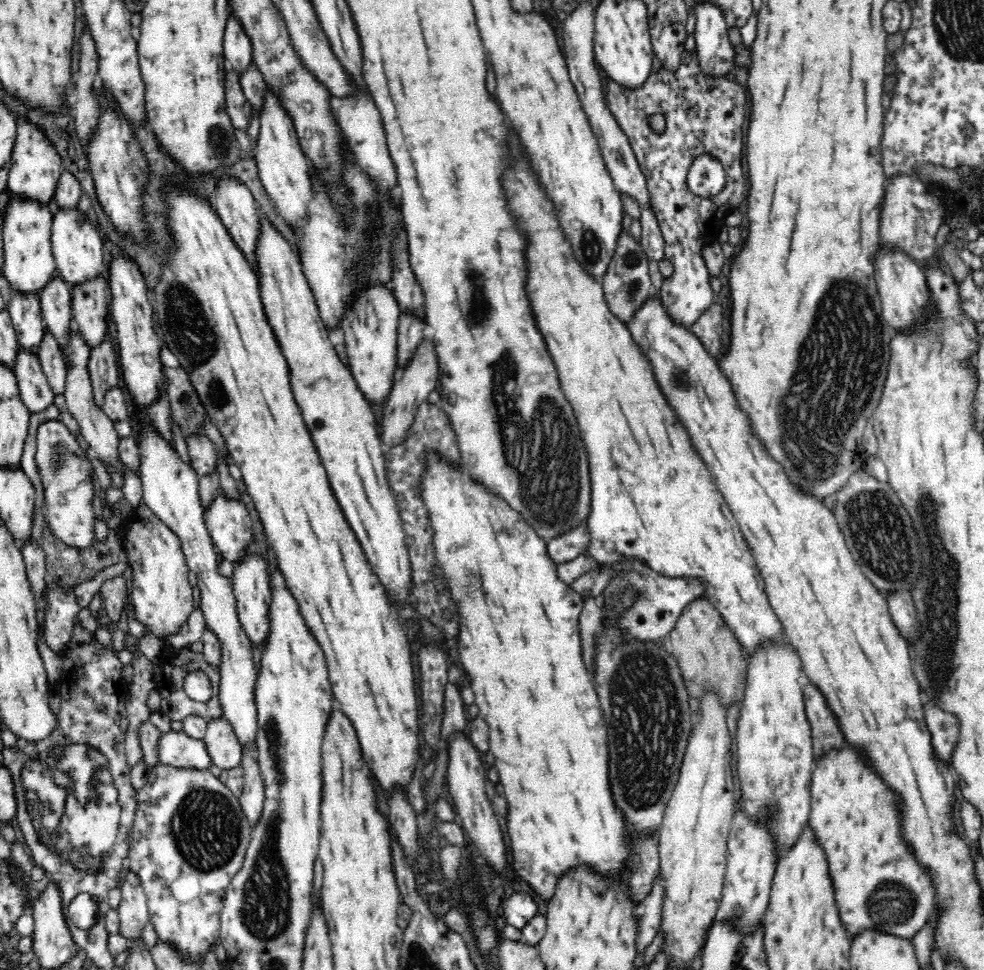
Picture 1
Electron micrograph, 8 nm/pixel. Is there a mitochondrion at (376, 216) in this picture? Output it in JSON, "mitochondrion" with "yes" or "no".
{"mitochondrion":"yes"}

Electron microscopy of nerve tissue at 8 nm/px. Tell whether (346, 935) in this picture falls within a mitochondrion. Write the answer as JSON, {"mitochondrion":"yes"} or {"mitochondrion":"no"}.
{"mitochondrion":"no"}

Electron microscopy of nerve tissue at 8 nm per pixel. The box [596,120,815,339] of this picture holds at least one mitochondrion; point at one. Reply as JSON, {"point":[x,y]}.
{"point":[633,290]}

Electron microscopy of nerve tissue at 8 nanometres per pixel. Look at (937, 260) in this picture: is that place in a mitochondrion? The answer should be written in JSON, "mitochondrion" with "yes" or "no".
{"mitochondrion":"no"}

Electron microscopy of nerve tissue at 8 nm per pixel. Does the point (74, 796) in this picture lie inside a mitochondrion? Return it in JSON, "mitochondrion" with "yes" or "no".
{"mitochondrion":"yes"}

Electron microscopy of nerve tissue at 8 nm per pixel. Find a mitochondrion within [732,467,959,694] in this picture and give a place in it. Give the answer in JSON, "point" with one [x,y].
{"point":[878,531]}

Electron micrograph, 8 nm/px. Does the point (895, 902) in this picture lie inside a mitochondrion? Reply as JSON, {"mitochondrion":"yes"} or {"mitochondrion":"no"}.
{"mitochondrion":"yes"}

